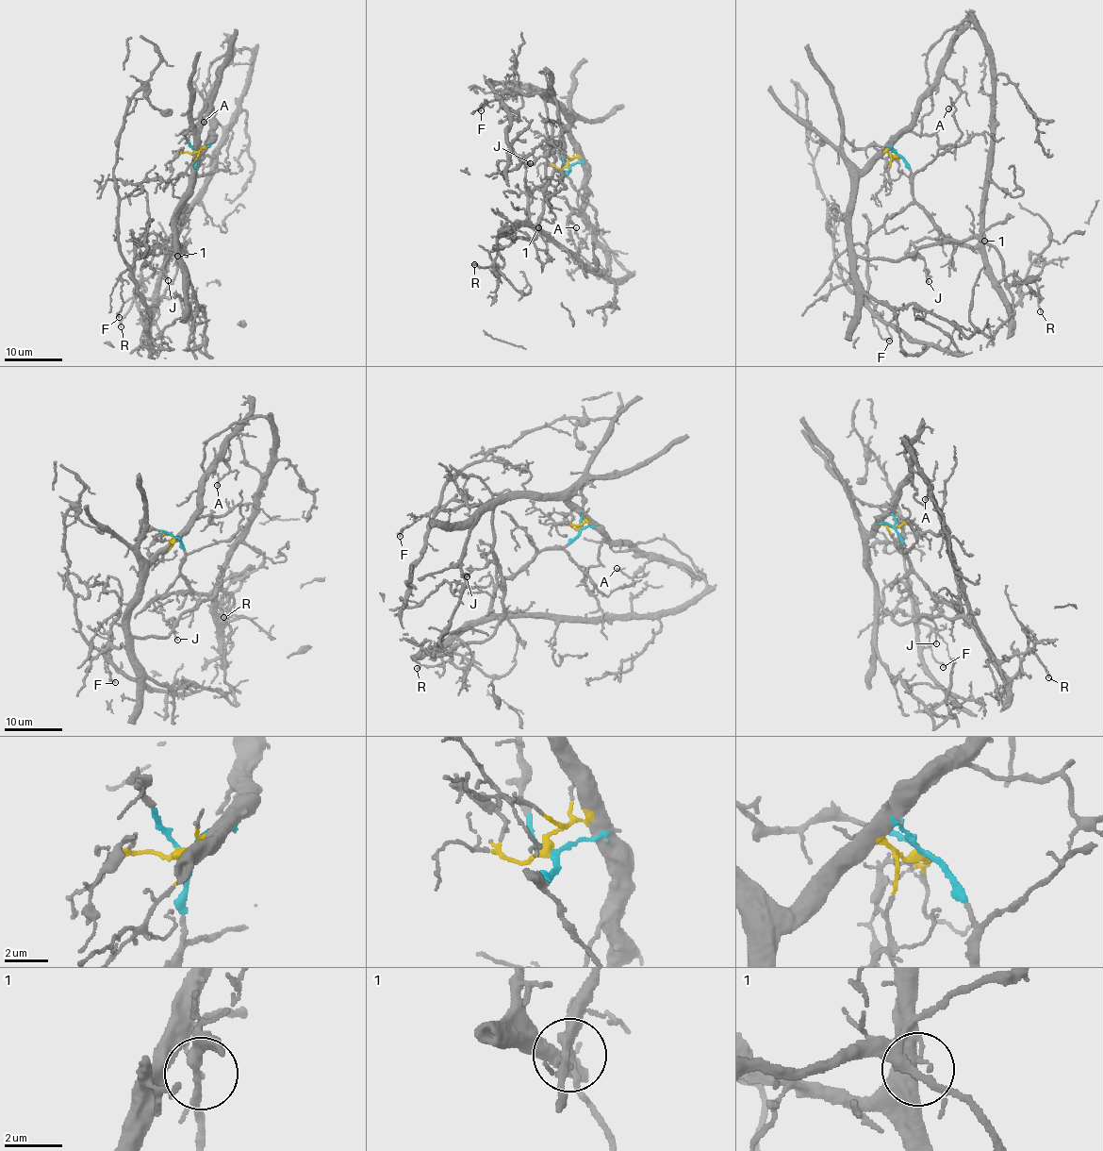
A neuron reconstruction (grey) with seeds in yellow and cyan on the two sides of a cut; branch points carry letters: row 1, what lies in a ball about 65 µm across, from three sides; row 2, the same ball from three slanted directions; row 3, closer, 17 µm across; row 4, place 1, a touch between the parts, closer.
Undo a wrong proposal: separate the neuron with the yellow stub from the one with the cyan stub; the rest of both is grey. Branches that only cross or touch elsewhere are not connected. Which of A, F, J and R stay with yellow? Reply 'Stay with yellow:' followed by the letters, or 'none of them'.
Stay with yellow: A, F, J, R

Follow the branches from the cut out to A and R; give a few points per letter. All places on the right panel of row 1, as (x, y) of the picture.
A: (897, 155), (887, 150), (910, 124), (916, 101), (942, 75), (952, 78), (960, 91), (948, 109)
R: (897, 155), (882, 153), (858, 179), (852, 251), (901, 260), (983, 240), (1008, 285), (1036, 285), (1040, 312)

